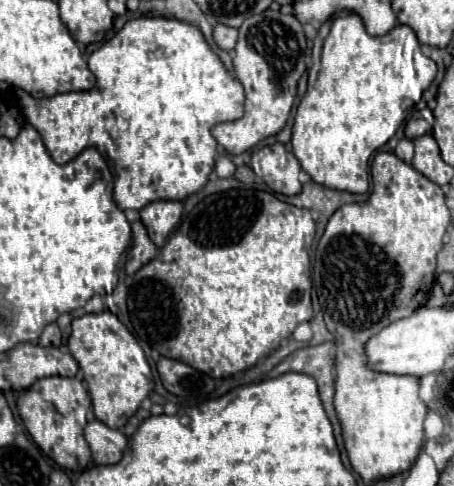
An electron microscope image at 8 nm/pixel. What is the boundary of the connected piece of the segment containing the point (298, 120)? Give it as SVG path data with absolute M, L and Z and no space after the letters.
M350 11L336 15L332 19L332 27L329 21L326 23L326 39L322 39L322 45L314 44L312 48L313 62L308 69L306 95L294 117L292 151L312 181L338 191L366 193L370 182L369 163L374 151L398 131L410 109L414 109L422 91L436 75L436 63L424 57L421 45L416 41L416 33L408 25L396 25L386 35L368 35L360 15Z

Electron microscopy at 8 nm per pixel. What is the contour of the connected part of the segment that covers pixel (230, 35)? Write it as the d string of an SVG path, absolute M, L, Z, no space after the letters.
M216 25L214 27L214 41L226 49L226 51L232 51L236 47L236 41L238 41L238 29L234 27L224 27L224 25Z

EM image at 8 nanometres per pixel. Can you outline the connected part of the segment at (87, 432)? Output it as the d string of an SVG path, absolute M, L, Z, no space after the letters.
M98 419L90 421L84 427L84 437L90 445L92 459L96 465L118 463L128 445L128 439L124 437L124 433L120 429L110 429L108 425L100 423Z

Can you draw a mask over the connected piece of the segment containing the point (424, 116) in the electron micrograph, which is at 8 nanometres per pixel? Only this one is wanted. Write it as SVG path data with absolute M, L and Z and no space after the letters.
M428 107L414 112L414 115L406 123L406 139L416 139L420 135L426 135L432 131L434 123L433 111Z

